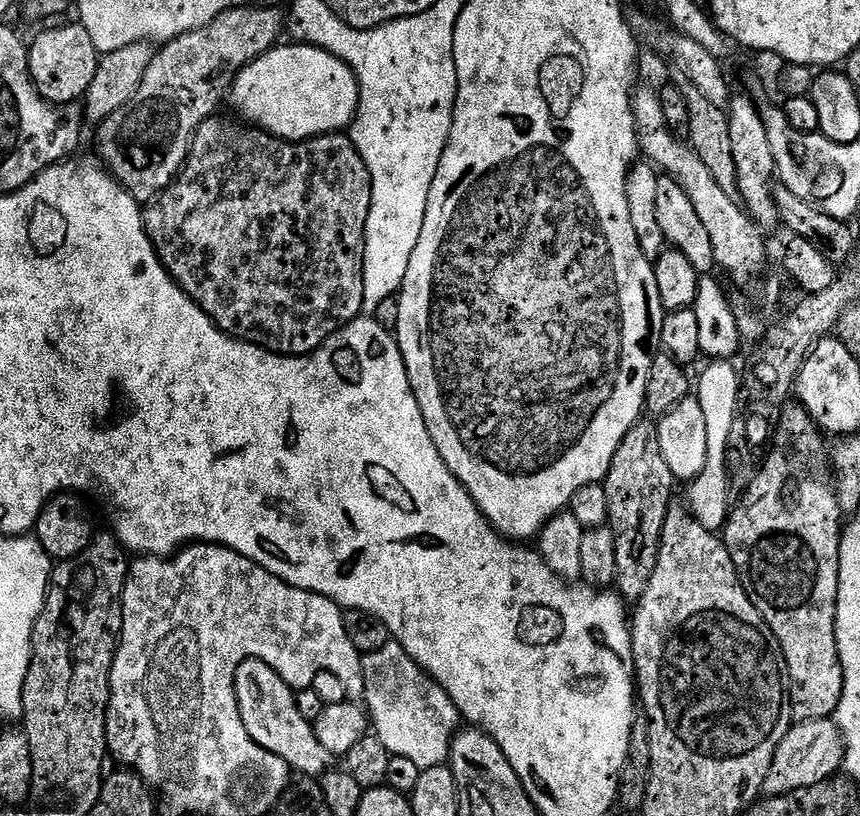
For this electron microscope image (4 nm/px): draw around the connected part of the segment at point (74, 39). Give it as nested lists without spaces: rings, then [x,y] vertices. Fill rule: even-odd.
[[[79,22],[65,28],[52,28],[36,41],[31,41],[28,68],[32,72],[37,90],[53,106],[83,101],[98,65],[98,53],[90,34]]]

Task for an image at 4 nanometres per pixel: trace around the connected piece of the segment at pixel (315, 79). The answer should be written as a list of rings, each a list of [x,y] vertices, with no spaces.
[[[303,42],[287,43],[259,56],[256,68],[252,68],[252,84],[260,84],[256,88],[260,96],[252,100],[251,123],[278,140],[293,142],[343,133],[360,110],[360,83],[356,81],[356,73],[347,62],[324,48]]]

